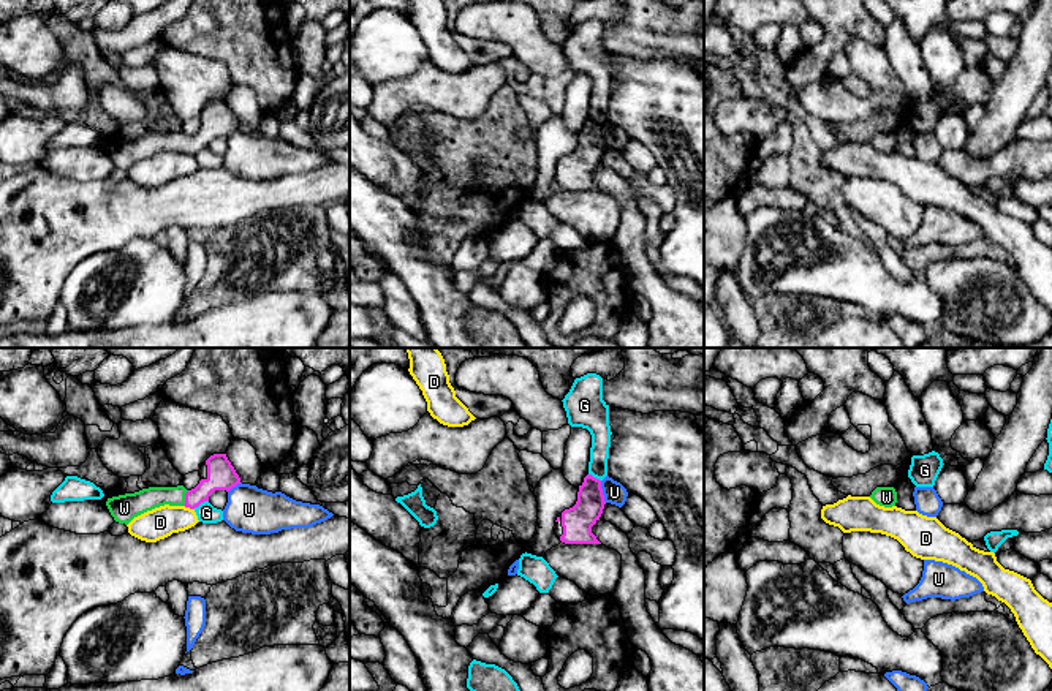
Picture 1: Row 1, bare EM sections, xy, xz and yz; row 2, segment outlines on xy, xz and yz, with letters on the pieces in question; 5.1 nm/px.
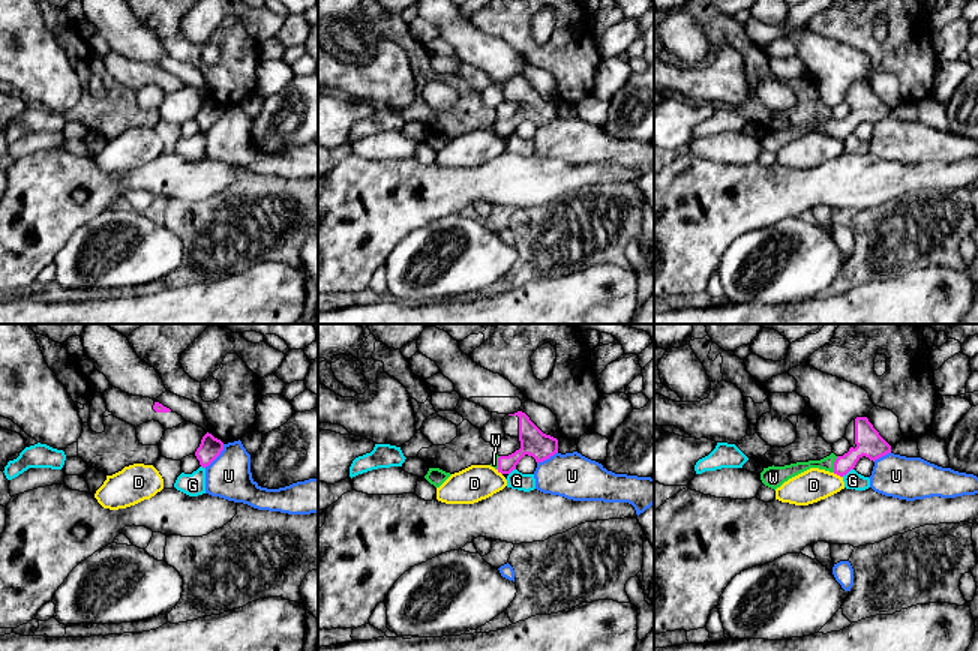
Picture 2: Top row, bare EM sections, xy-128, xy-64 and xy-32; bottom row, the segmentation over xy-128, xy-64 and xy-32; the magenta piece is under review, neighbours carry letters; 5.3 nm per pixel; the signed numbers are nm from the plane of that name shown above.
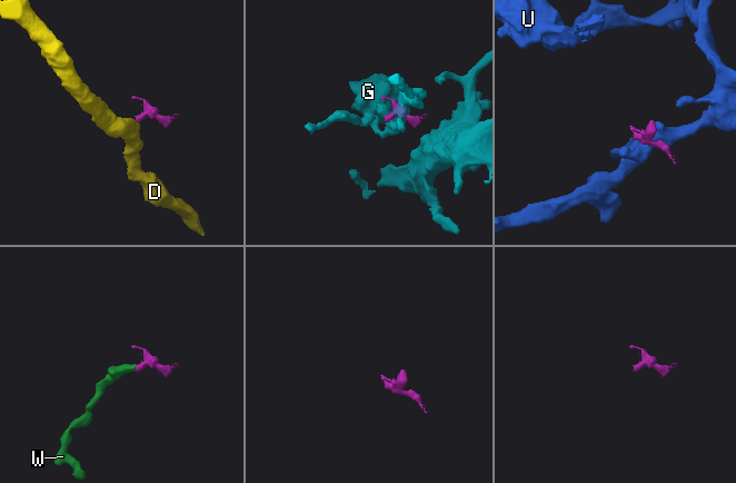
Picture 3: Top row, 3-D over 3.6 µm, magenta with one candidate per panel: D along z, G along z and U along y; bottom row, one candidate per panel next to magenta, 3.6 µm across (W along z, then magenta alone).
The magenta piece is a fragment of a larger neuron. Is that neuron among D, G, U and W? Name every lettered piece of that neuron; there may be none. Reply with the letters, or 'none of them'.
W

